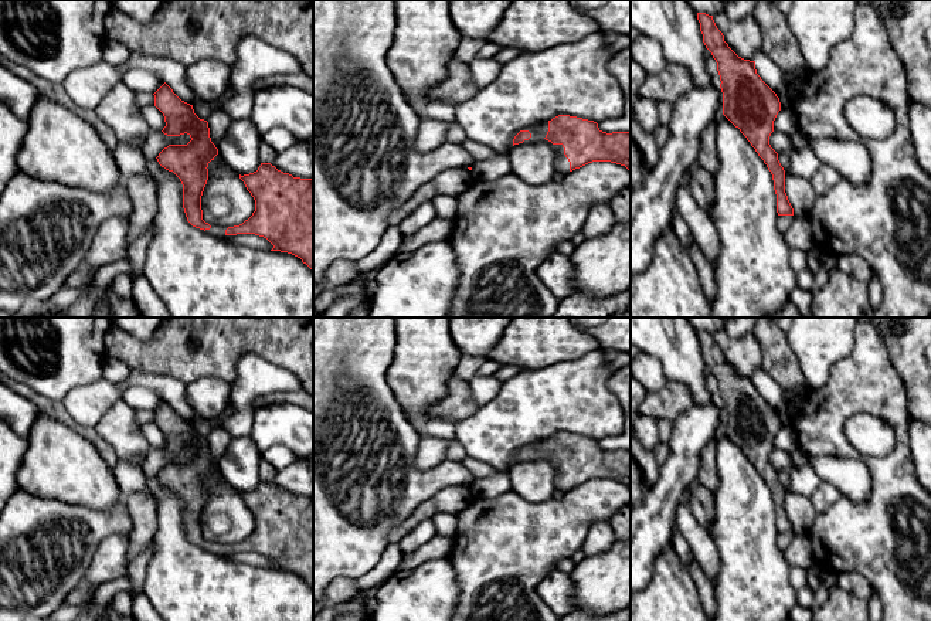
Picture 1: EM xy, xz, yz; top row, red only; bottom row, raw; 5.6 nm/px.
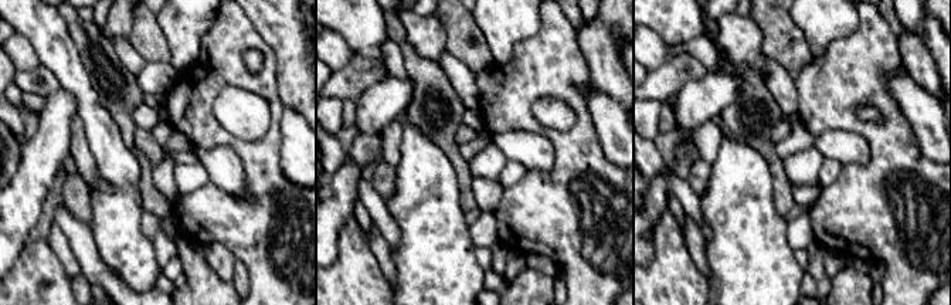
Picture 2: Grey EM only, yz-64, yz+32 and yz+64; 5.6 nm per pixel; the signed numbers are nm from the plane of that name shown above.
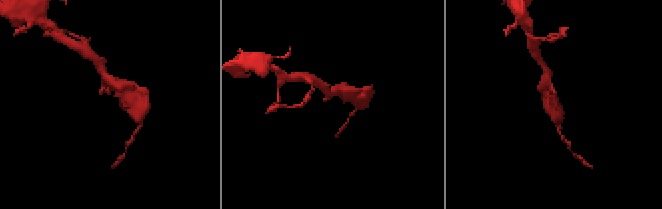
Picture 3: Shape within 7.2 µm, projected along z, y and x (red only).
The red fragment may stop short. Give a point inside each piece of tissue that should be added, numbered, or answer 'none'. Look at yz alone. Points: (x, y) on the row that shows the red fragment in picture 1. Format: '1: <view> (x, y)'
none

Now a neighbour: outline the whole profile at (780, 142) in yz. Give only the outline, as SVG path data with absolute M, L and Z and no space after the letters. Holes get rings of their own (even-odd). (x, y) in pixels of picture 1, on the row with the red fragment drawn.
M779 130L771 133L769 145L777 153L786 153L792 147L789 135Z

